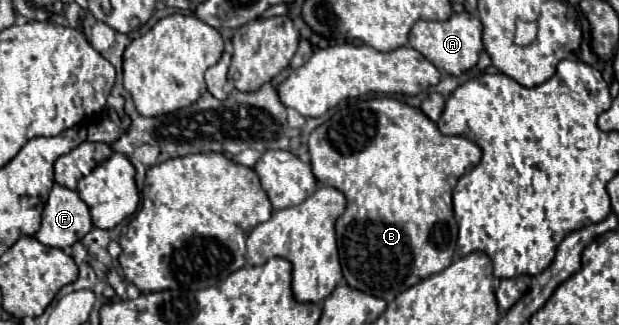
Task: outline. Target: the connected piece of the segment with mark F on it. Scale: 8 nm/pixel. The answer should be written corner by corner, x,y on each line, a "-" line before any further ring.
54,184
42,212
42,226
34,234
44,246
66,248
92,230
88,206
76,190

